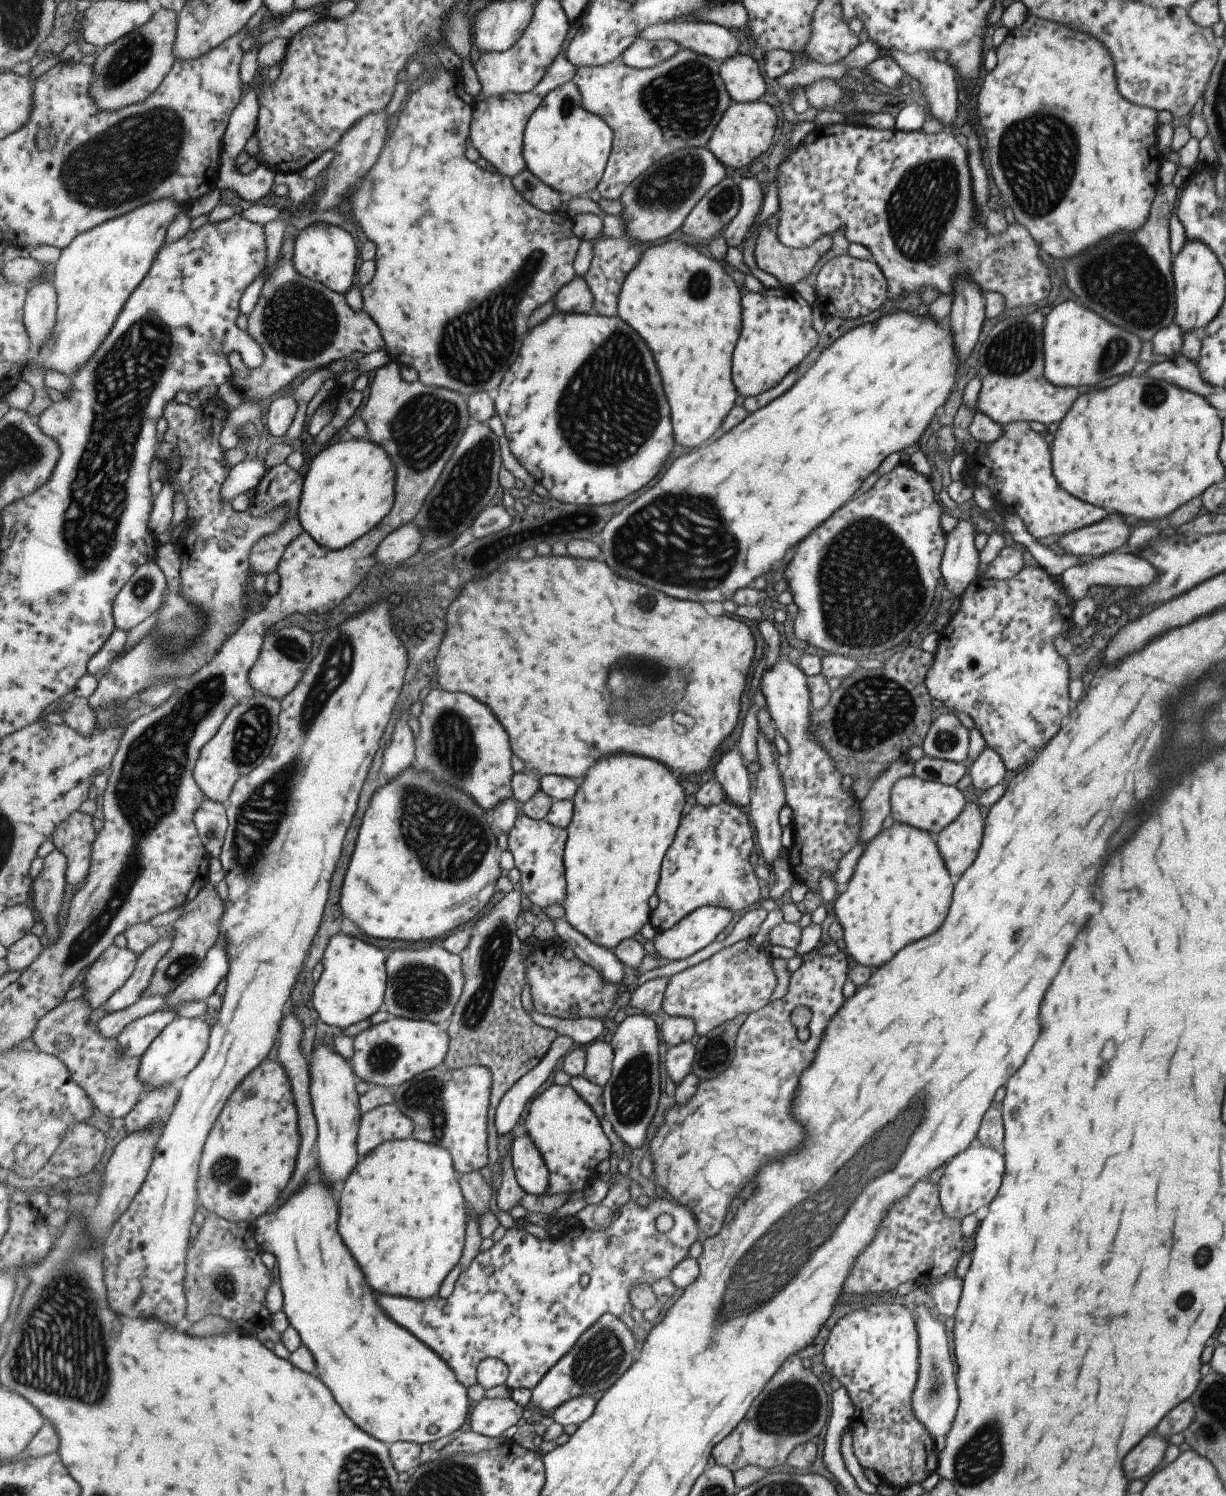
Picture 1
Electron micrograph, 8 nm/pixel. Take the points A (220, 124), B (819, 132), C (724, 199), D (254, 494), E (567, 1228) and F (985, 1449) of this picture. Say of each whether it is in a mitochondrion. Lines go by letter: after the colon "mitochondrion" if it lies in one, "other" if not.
A: other
B: other
C: mitochondrion
D: other
E: other
F: mitochondrion

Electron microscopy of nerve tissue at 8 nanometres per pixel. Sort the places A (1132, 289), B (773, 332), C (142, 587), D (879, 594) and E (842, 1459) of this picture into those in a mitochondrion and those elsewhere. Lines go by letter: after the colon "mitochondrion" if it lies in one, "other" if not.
A: mitochondrion
B: other
C: mitochondrion
D: mitochondrion
E: other

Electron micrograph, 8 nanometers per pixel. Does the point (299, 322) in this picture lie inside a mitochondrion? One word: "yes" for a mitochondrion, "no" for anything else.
yes

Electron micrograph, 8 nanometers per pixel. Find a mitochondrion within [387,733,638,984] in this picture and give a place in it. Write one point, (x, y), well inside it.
(449, 839)

